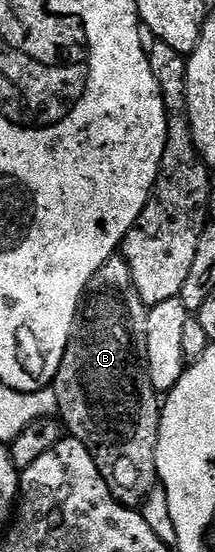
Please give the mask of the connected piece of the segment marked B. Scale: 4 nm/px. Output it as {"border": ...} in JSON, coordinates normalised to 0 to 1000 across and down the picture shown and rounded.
{"border":[[[507,467],[400,516],[344,598],[326,603],[326,621],[242,703],[270,726],[265,755],[302,784],[409,810],[447,848],[512,880],[521,899],[563,917],[656,918],[721,880],[740,879],[726,819],[753,745],[740,708],[721,707],[688,674],[688,558],[633,529],[633,514],[581,467]]]}

